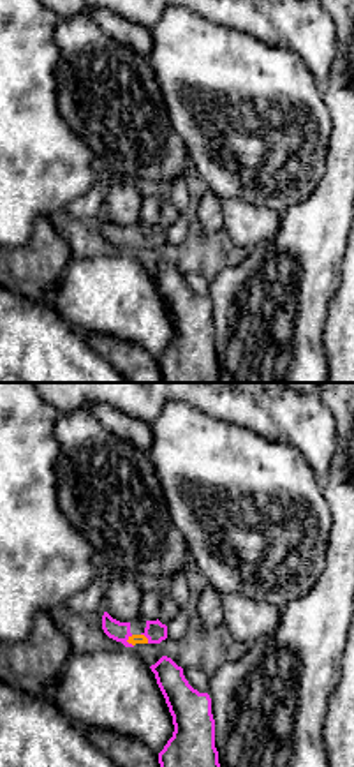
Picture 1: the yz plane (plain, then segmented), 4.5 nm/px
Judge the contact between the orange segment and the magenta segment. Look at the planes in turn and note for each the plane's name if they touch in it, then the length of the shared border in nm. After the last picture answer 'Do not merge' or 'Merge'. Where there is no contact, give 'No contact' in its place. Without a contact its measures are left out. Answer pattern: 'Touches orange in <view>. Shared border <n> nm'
Touches orange in yz. Shared border 60 nm

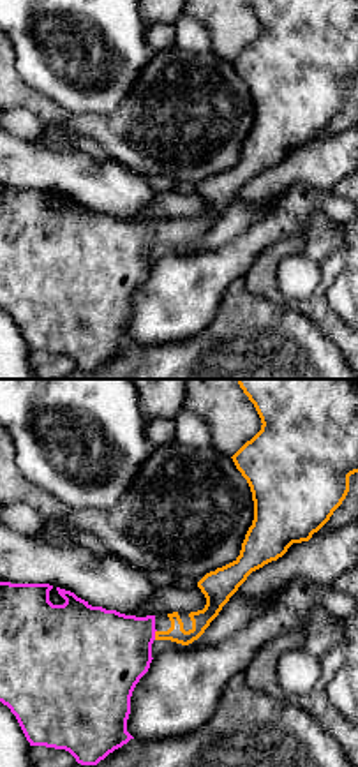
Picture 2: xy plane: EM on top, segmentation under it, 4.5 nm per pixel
Touches orange in xy. Shared border 50 nm

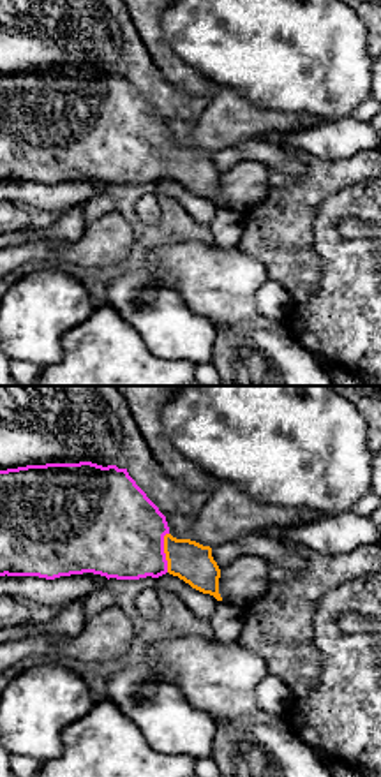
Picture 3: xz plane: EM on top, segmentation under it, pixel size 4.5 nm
Touches orange in xz. Shared border 180 nm

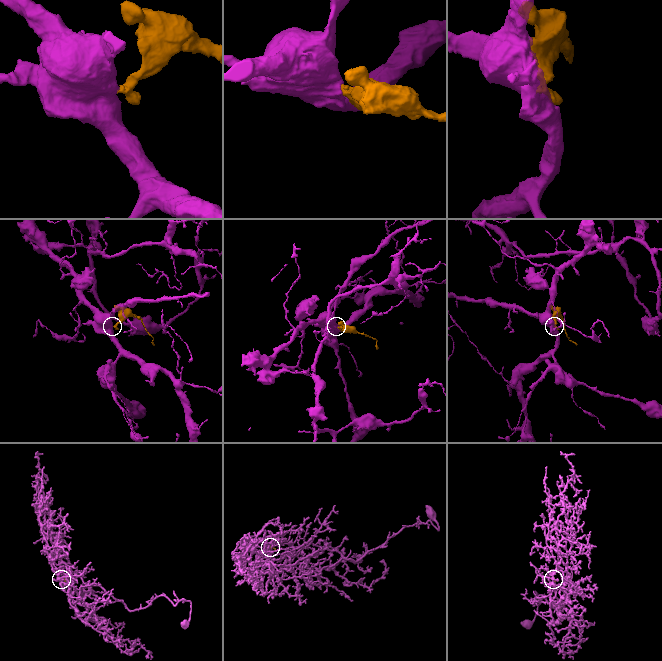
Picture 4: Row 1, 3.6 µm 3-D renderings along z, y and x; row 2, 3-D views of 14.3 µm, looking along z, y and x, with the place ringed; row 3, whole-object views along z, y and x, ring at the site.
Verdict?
Merge

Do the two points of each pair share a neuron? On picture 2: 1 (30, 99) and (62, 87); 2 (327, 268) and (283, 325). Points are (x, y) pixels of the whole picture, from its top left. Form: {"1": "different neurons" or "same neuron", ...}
{"1": "different neurons", "2": "different neurons"}

